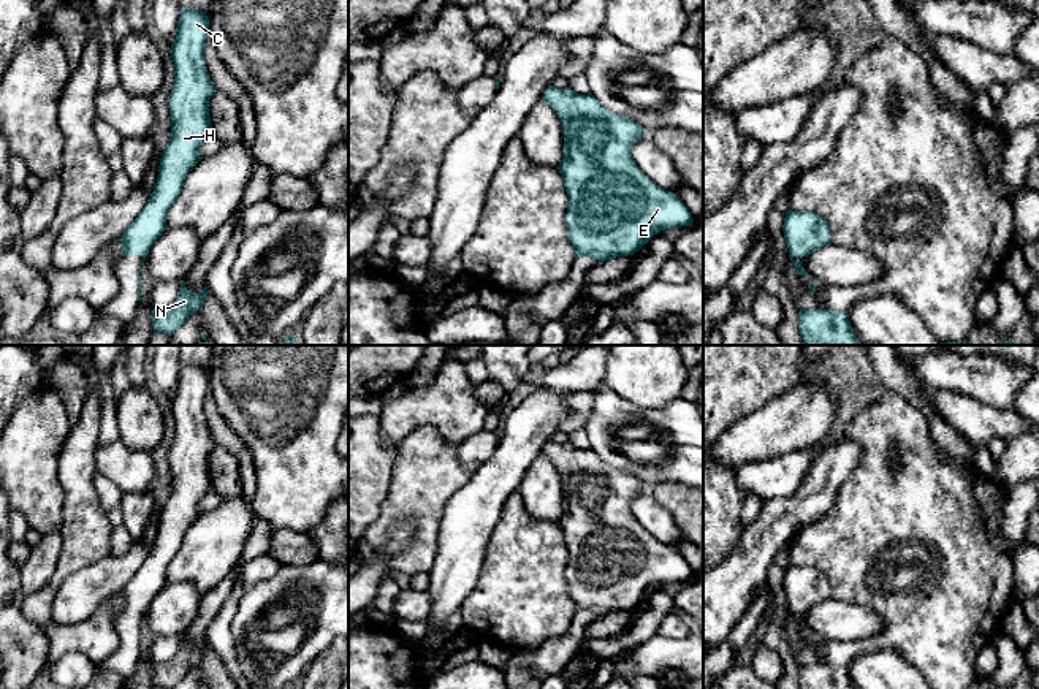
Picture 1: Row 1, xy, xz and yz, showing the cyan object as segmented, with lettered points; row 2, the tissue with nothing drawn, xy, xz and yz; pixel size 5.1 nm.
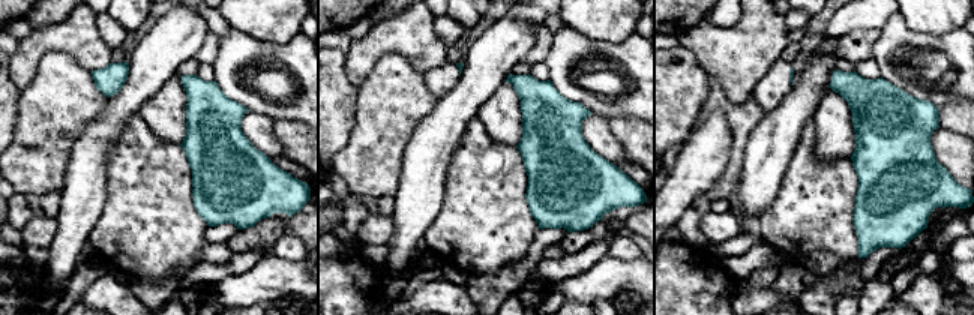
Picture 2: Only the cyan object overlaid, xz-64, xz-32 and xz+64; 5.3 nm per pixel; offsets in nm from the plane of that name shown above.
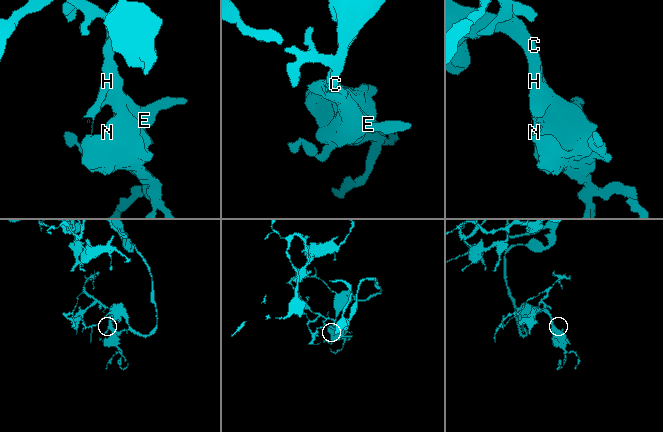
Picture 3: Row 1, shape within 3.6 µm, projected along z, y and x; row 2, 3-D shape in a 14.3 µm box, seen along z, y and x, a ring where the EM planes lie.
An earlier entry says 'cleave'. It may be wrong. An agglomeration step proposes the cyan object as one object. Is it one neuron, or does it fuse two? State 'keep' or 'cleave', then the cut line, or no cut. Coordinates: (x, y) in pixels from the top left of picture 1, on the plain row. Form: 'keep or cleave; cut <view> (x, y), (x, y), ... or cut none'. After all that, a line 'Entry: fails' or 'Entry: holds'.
keep; cut none
Entry: fails

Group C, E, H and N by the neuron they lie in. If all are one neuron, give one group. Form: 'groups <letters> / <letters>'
groups C E H N

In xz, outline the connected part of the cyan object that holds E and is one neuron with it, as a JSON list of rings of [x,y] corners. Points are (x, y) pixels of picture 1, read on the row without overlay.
[[[548,440],[542,450],[564,482],[564,512],[559,526],[569,551],[565,581],[573,607],[599,618],[638,607],[667,583],[691,581],[694,573],[684,558],[656,540],[635,518],[632,501],[648,488],[634,474],[603,463],[592,448]]]

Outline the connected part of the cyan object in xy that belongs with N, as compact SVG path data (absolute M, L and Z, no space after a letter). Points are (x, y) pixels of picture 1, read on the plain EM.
M181 637L181 648L177 654L165 662L152 665L152 681L154 687L174 689L192 668L198 667L204 657L206 649L209 648L207 641L204 641L200 648L190 648L185 643L185 637Z

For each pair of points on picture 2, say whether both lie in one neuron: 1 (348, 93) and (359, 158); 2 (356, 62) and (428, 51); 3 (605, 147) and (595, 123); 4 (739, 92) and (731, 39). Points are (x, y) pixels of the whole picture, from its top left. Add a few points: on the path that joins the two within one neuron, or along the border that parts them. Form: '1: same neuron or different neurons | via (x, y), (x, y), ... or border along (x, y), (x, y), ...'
1: different neurons | border along (360, 89), (354, 125), (347, 144), (336, 155)
2: same neuron | via (374, 44), (410, 44)
3: same neuron | via (602, 141), (596, 129)
4: same neuron | via (739, 78), (739, 57), (734, 53)

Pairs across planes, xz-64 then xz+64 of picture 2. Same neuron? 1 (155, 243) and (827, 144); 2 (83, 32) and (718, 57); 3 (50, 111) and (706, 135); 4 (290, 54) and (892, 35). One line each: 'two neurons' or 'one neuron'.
1: two neurons
2: one neuron
3: two neurons
4: one neuron

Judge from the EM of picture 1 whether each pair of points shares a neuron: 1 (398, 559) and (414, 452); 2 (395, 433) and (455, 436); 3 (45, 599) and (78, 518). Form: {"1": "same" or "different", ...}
{"1": "same", "2": "same", "3": "same"}

